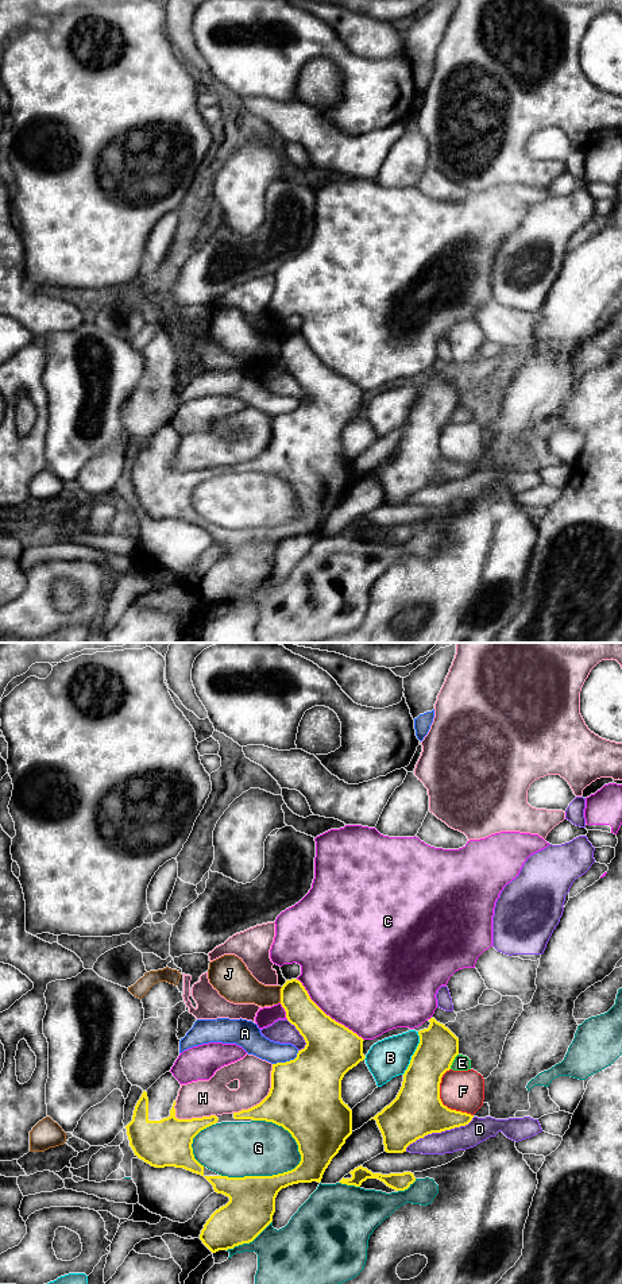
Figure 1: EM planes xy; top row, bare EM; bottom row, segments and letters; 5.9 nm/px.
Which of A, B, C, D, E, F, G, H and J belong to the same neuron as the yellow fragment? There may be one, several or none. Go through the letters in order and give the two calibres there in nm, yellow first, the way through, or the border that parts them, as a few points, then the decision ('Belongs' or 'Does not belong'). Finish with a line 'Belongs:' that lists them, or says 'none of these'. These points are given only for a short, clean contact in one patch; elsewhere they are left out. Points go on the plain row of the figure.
A: Thickness 440 nm (yellow) against 140 nm. Does not belong
B: Thickness 240 nm (yellow) against 240 nm. Does not belong
C: Thickness 320 nm (yellow) against 500 nm. Does not belong
D: Thickness 300 nm (yellow) against 140 nm. Does not belong
E: Thickness 240 nm (yellow) against 100 nm. Does not belong
F: Thickness 300 nm (yellow) against 240 nm. Does not belong
G: Thickness 280 nm (yellow) against 340 nm. Does not belong
H: Thickness 440 nm (yellow) against 200 nm. Does not belong
J: Thickness 190 nm (yellow) against 190 nm. Boundary: xy (282, 339), (279, 354). Does not belong
Belongs: none of these

